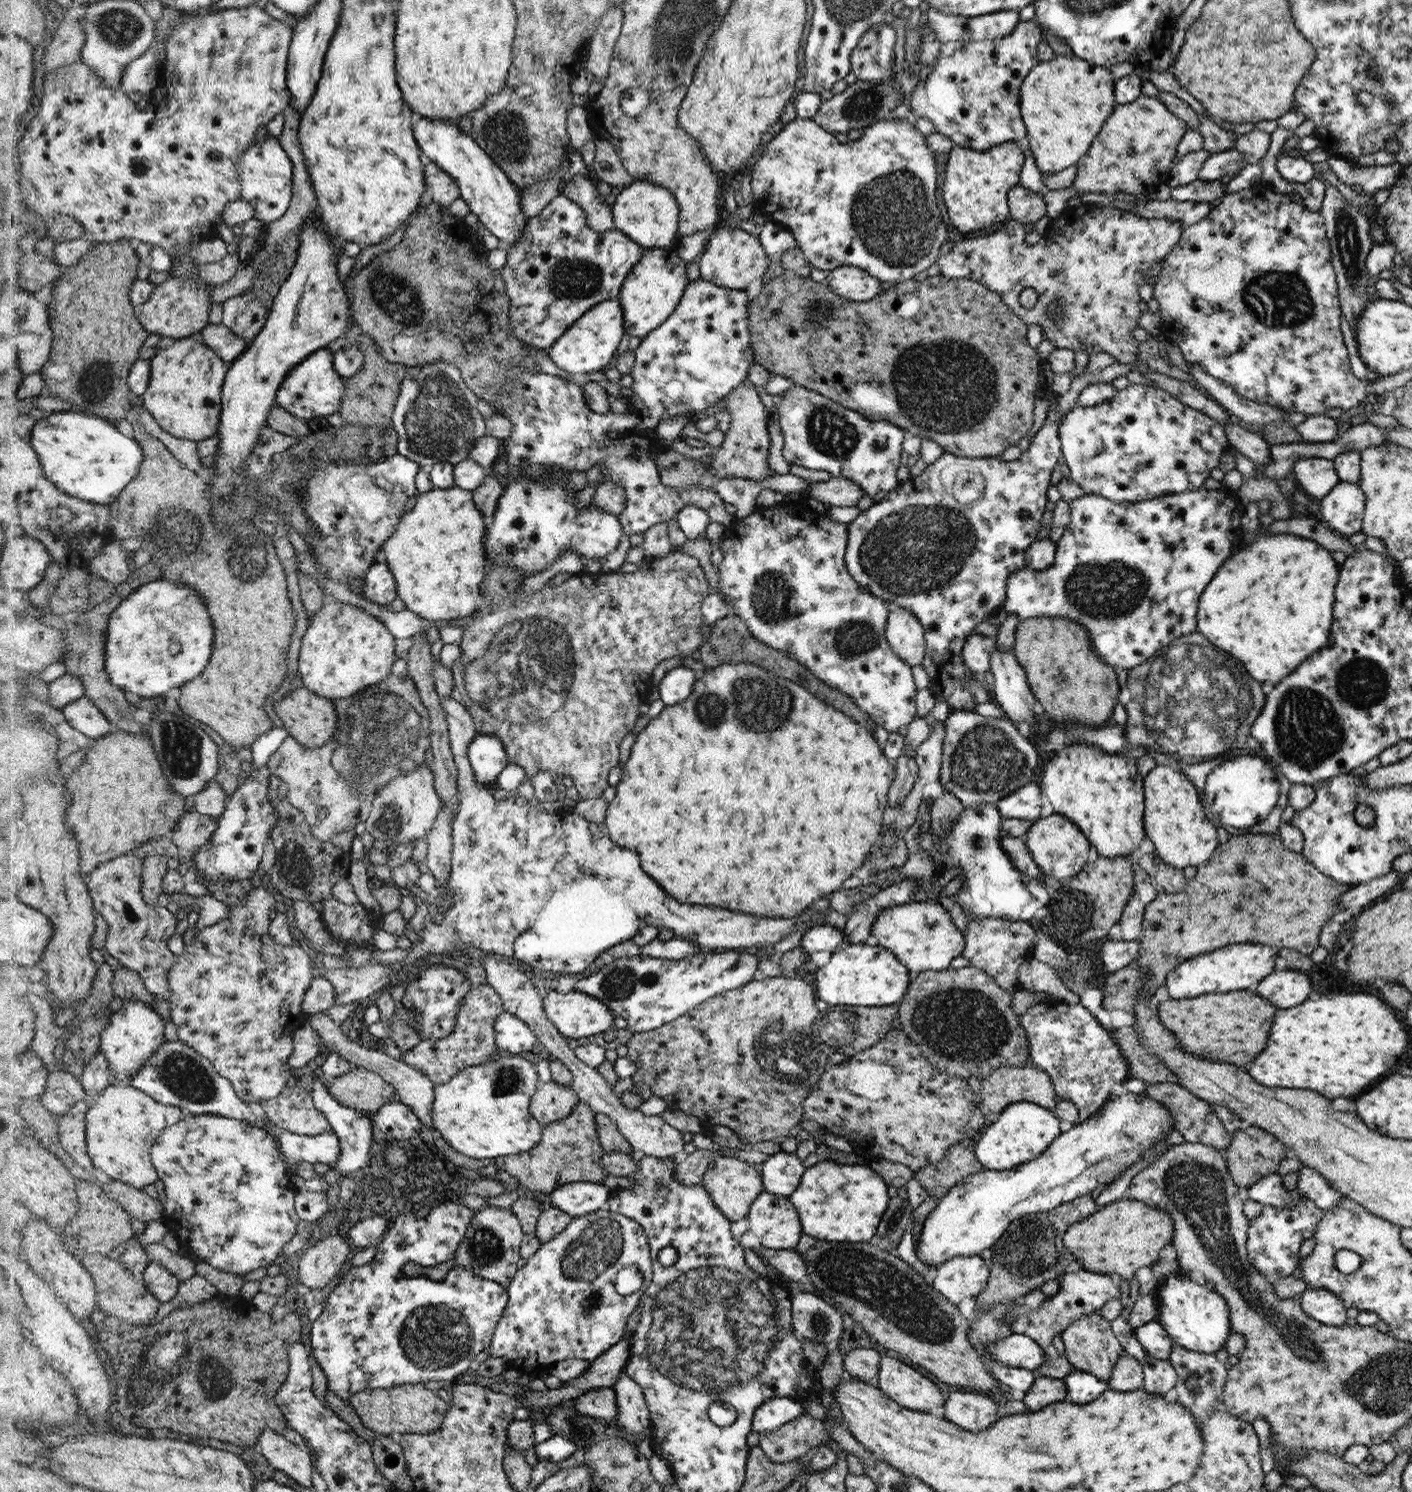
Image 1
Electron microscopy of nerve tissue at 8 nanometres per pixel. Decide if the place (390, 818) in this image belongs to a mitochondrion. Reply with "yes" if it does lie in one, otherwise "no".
yes

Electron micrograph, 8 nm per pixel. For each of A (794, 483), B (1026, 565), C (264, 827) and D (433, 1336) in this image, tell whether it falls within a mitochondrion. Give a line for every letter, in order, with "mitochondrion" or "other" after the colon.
A: other
B: other
C: mitochondrion
D: mitochondrion

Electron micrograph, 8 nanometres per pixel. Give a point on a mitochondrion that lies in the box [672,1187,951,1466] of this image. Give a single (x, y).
(820, 1325)

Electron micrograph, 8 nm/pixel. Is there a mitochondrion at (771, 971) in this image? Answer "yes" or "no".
no

